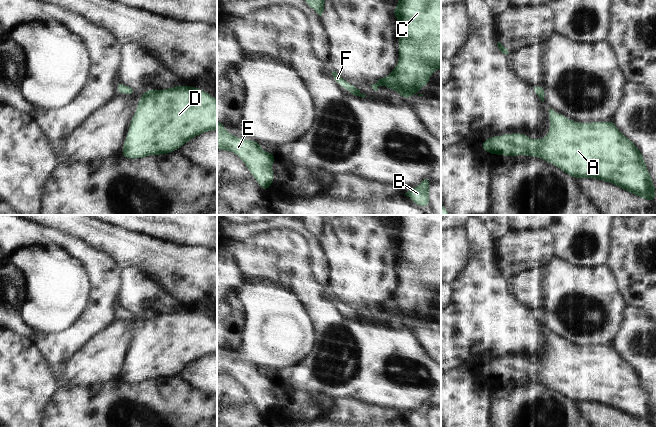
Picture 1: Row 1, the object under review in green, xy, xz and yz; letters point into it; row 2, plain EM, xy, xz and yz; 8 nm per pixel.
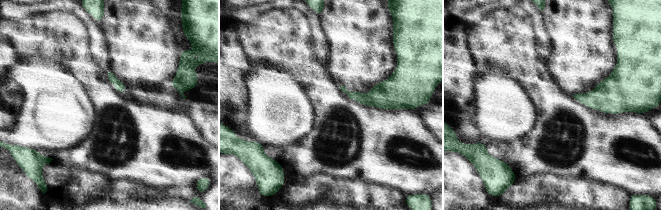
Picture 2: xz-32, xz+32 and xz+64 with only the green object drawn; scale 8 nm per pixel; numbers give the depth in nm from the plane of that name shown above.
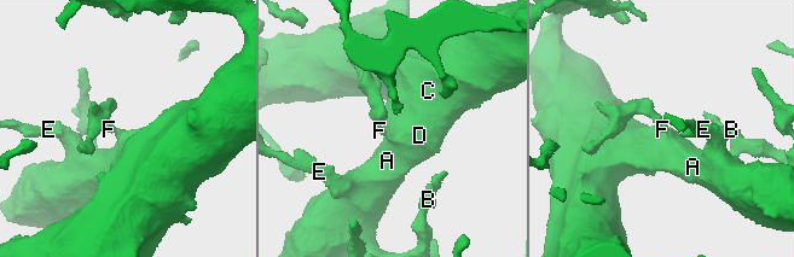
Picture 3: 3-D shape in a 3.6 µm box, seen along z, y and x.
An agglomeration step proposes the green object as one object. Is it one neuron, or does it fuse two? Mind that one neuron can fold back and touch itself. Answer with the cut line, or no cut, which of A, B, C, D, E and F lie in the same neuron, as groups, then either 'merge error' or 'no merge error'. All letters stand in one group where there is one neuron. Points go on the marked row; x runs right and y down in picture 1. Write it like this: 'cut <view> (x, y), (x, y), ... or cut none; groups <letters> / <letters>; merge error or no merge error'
cut none; groups A B C D E F; no merge error

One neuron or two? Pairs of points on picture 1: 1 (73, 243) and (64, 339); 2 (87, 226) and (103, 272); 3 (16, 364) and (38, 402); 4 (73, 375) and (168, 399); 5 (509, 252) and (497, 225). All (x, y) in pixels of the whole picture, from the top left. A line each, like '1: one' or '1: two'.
1: one
2: two
3: one
4: two
5: two

